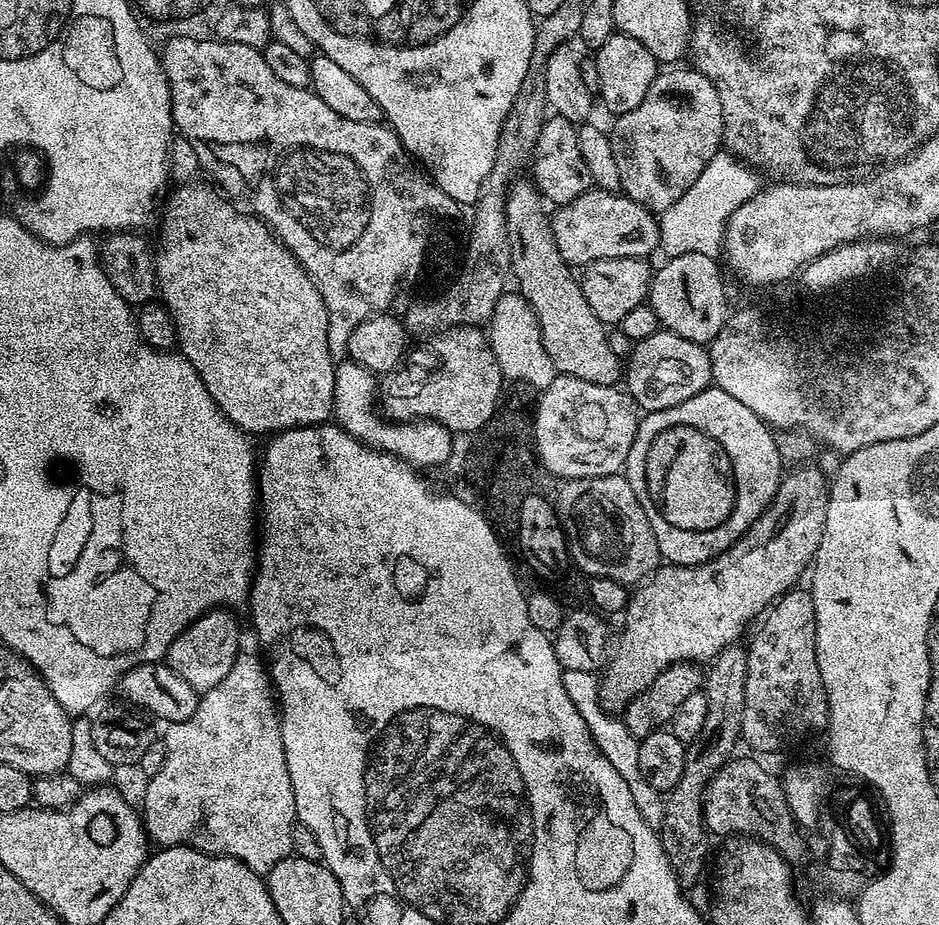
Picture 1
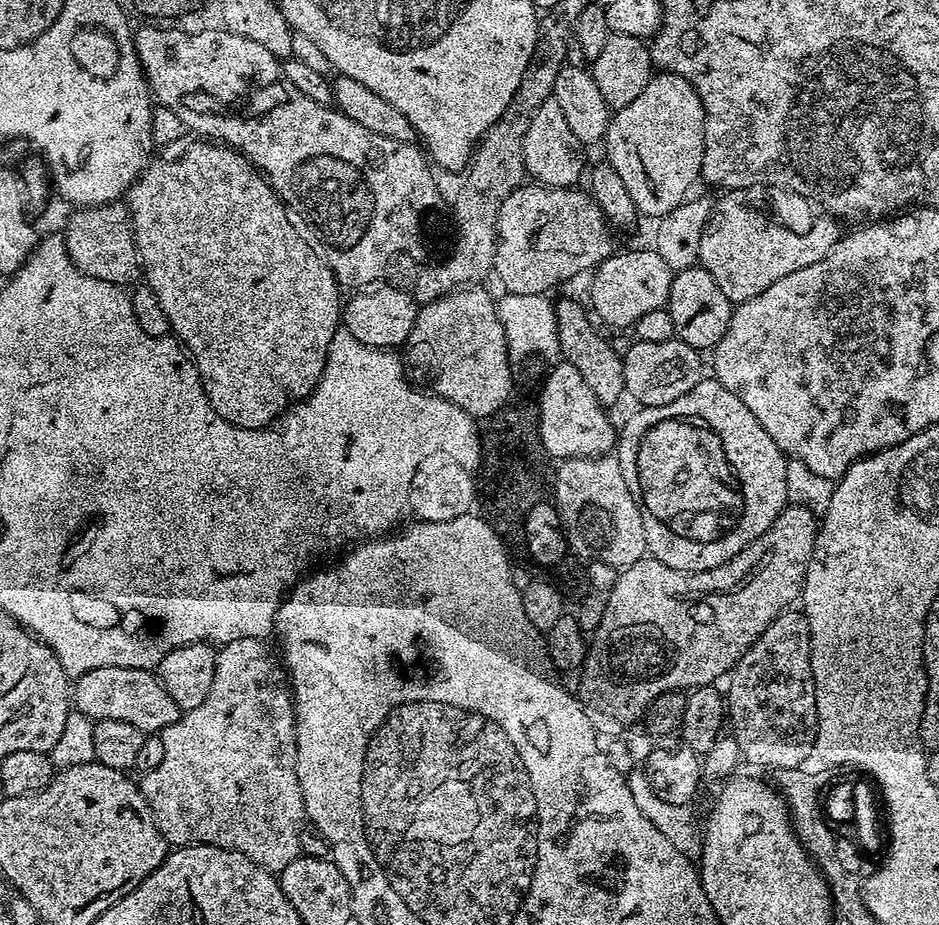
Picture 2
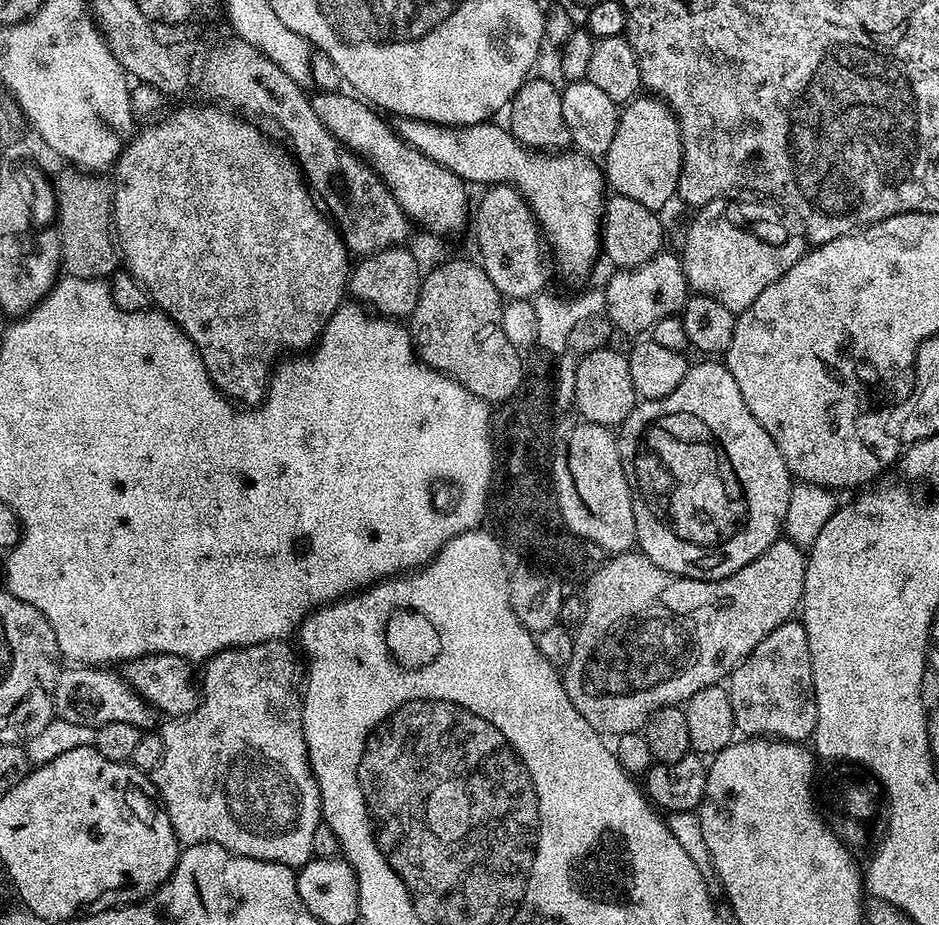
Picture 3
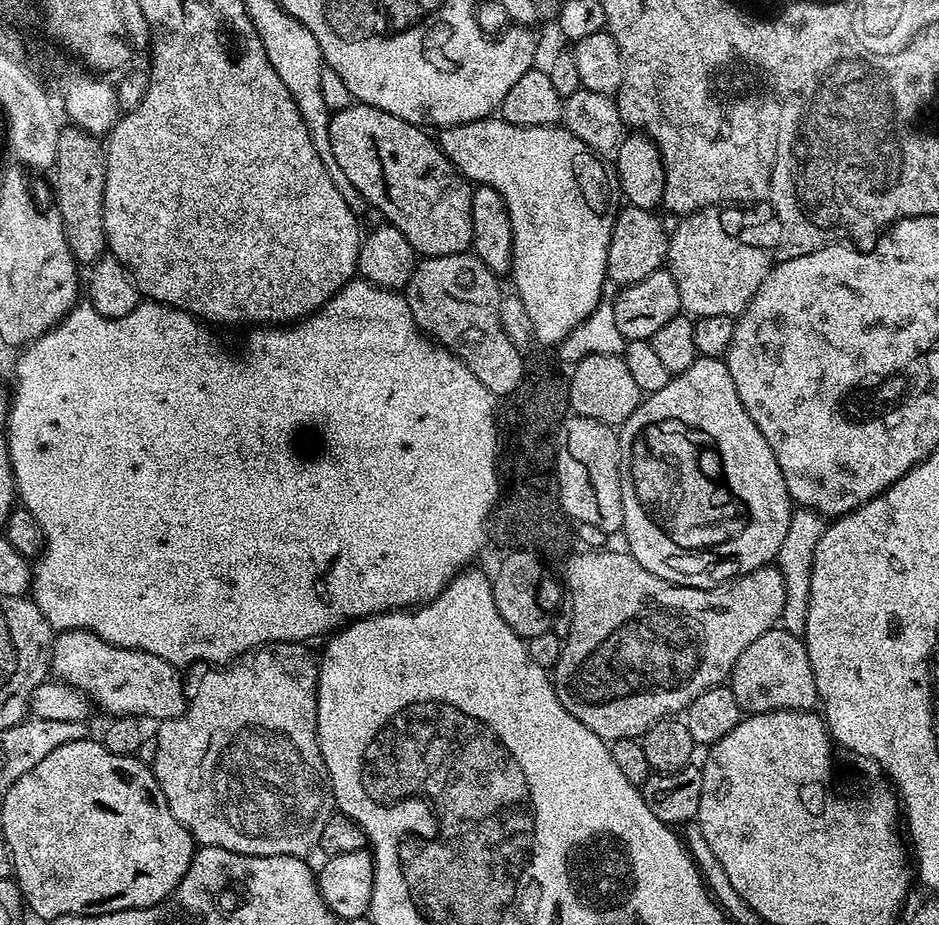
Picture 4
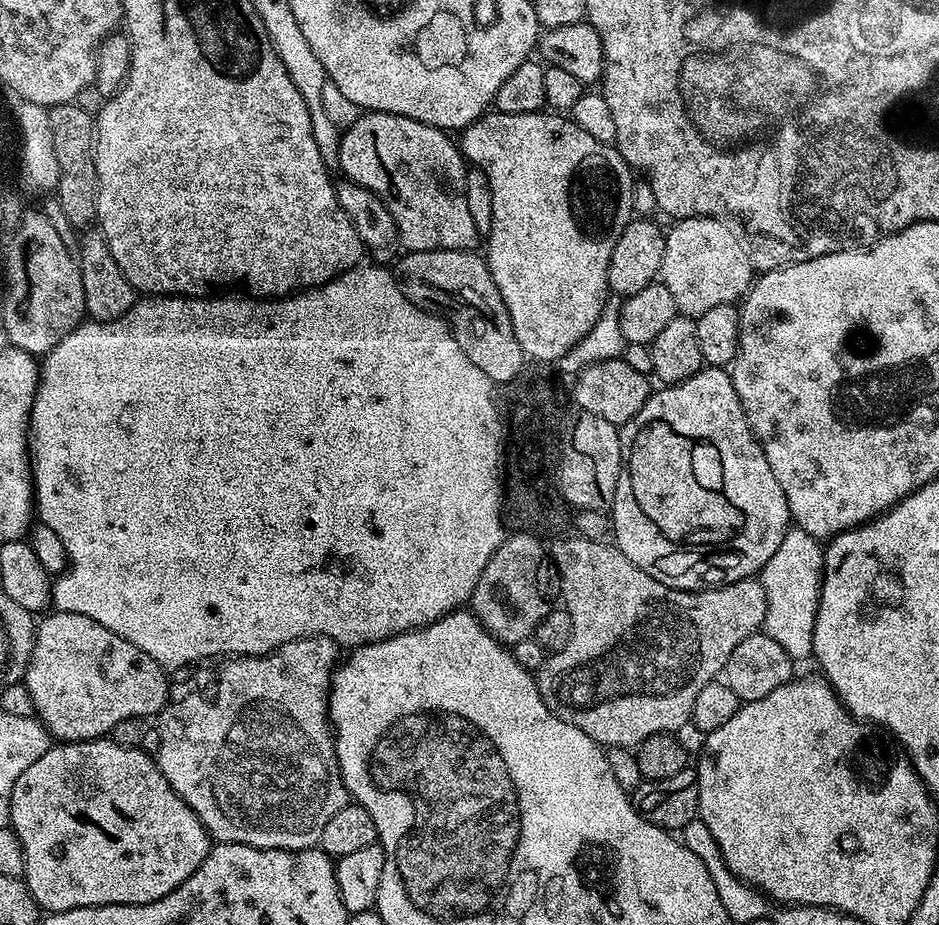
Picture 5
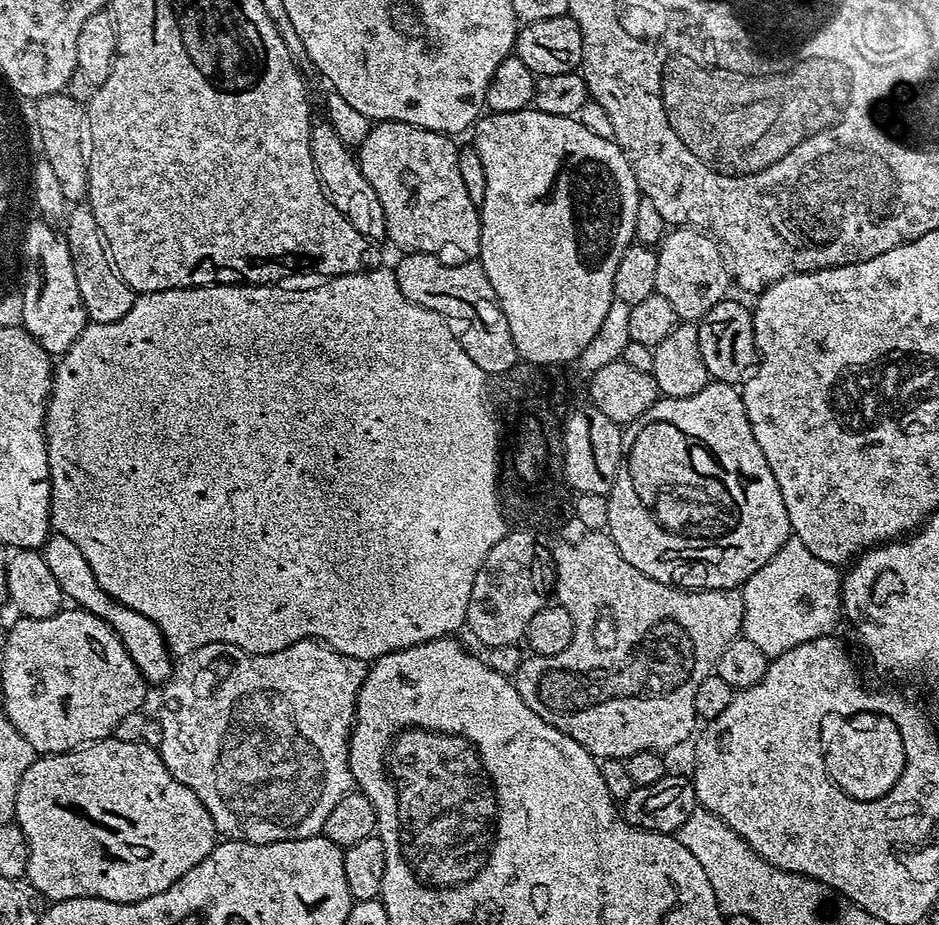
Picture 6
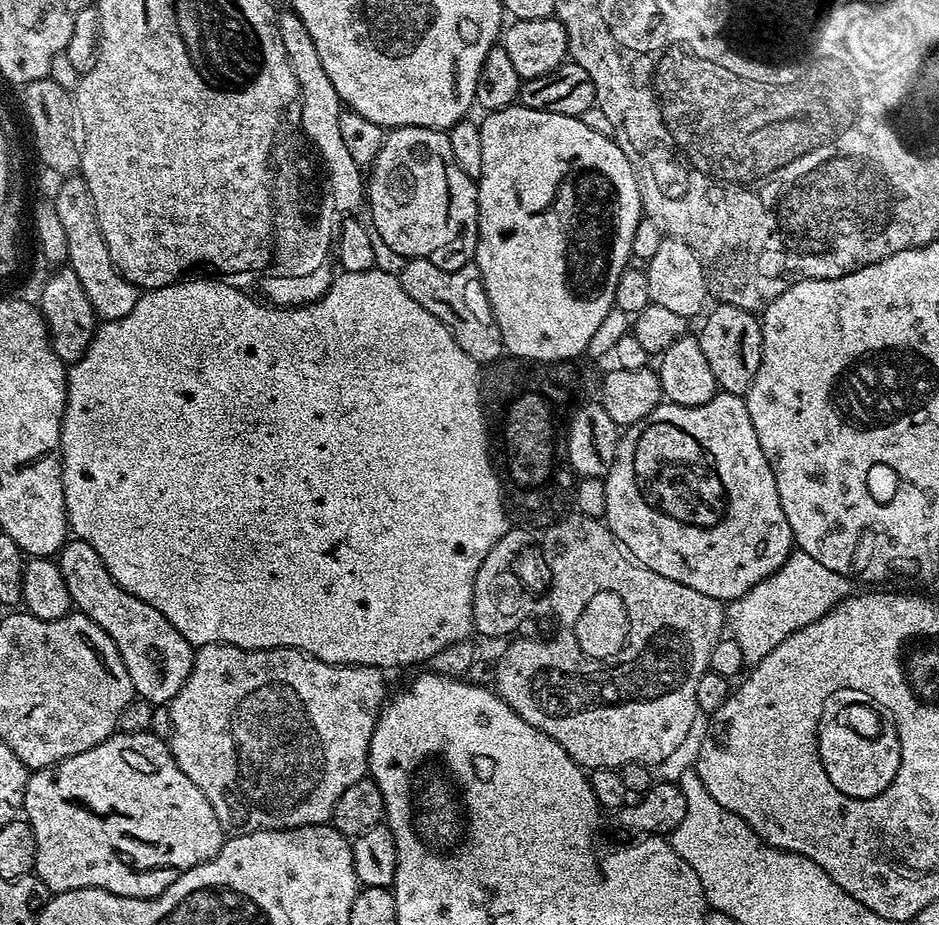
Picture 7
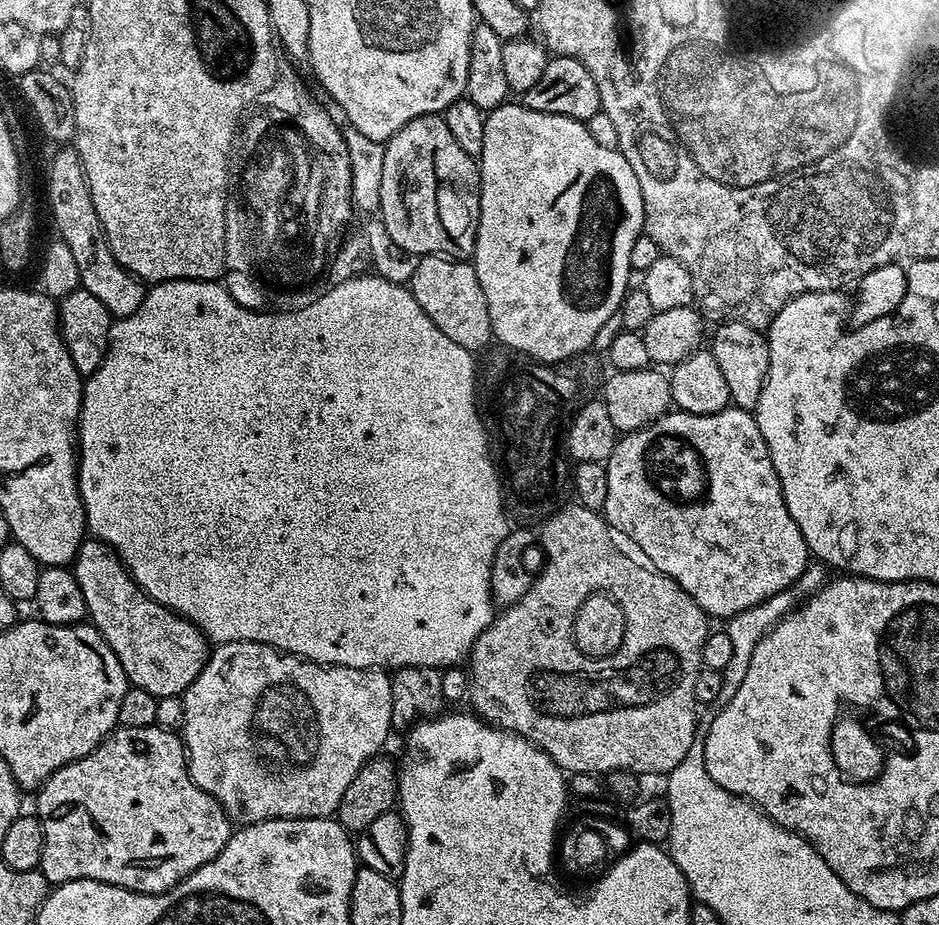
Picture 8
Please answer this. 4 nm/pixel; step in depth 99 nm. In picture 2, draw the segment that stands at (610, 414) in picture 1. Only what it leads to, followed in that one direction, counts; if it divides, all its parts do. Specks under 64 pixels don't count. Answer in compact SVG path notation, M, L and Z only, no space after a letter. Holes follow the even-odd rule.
M562 360L555 363L547 371L548 386L544 391L544 440L548 448L556 454L588 454L607 455L617 443L618 432L613 419L604 420L597 401L592 398L590 390L584 384L582 374L572 363Z

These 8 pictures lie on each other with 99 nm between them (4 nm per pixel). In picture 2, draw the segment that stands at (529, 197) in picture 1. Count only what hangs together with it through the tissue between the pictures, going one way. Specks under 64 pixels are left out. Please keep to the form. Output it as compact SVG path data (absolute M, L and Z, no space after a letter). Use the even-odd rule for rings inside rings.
M576 300L555 301L556 329L560 339L560 350L565 361L573 364L575 369L582 374L583 381L592 384L599 395L599 402L615 405L619 396L625 395L624 391L624 361L619 351L615 352L602 337L596 333L597 325L590 319L590 312Z

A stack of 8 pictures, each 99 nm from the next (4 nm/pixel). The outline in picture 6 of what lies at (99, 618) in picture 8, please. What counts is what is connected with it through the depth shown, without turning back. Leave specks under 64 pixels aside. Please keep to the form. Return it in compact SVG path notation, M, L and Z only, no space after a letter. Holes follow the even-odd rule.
M53 531L44 544L42 555L46 566L54 573L58 586L62 586L65 597L75 607L83 608L84 611L102 618L112 627L112 633L120 639L122 646L126 646L126 654L134 658L134 666L138 666L138 670L149 685L167 684L172 676L174 657L168 648L164 631L154 622L150 622L146 614L138 614L138 610L130 610L130 606L120 604L110 594L106 594L106 590L98 586L98 578L94 578L94 570L90 570L90 562L86 562L82 550L78 550L76 543L70 542L66 534Z

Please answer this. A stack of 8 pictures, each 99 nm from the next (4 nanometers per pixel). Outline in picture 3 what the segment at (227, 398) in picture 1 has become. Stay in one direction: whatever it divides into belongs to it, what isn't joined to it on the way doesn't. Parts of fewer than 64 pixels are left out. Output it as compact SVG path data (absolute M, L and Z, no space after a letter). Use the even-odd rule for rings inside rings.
M188 104L185 108L174 109L172 113L169 111L155 122L145 123L141 127L144 129L141 132L139 129L125 144L114 165L116 178L114 177L113 187L112 226L119 255L127 271L148 291L151 303L192 339L213 386L237 405L259 406L263 404L264 394L268 391L273 365L280 358L276 356L282 355L284 351L288 351L288 354L300 354L311 349L323 334L328 319L345 303L350 253L340 239L335 223L318 207L295 159L283 147L280 149L278 145L271 144L256 129L259 127L253 121L220 106L208 107L212 108Z

